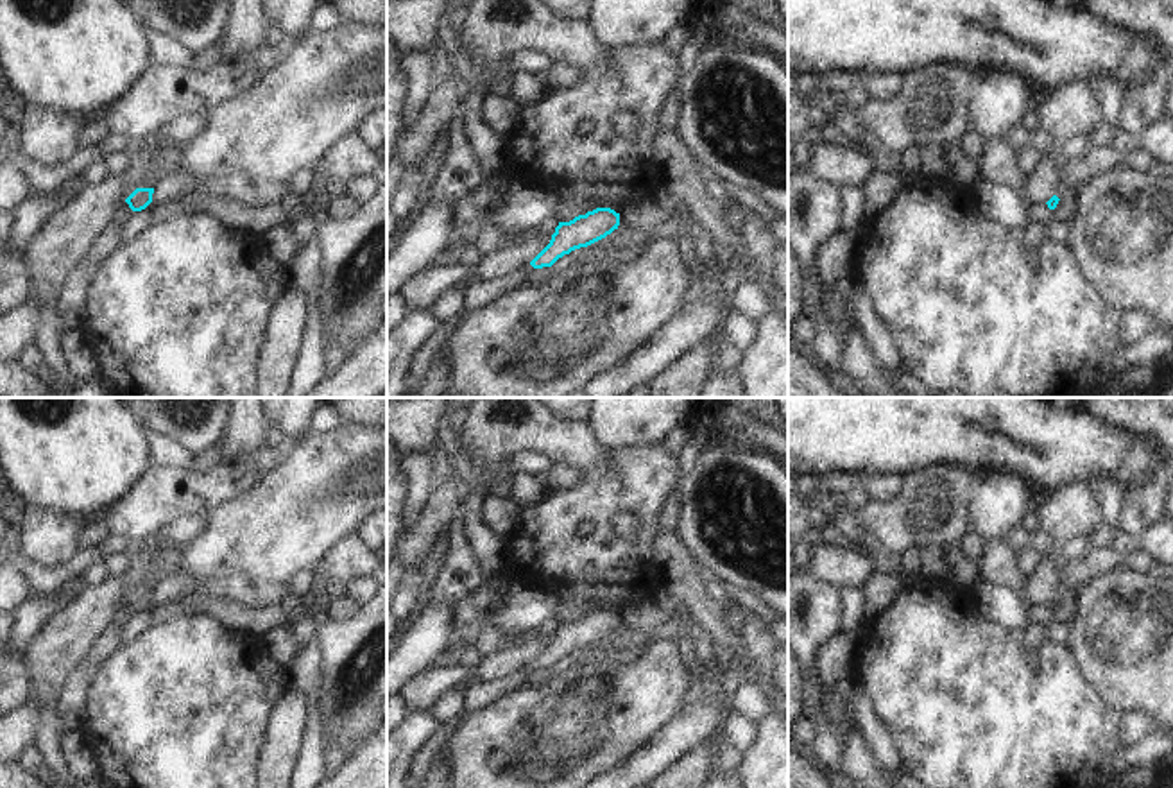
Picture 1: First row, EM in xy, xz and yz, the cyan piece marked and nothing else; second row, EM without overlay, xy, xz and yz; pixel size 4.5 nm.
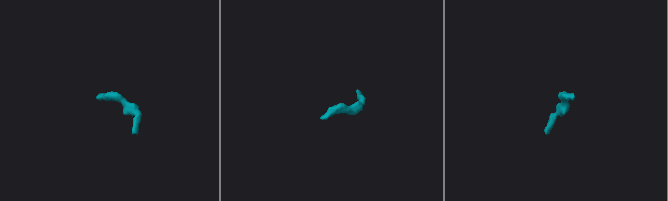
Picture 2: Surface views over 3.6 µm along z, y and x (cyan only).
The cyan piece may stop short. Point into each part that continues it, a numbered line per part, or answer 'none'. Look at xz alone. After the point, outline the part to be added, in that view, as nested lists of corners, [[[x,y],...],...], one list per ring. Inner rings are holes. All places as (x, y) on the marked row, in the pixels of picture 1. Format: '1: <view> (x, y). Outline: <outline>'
1: xz (477, 294). Outline: [[[527,263],[494,279],[469,279],[467,287],[464,288],[464,299],[458,313],[441,322],[437,330],[414,351],[412,358],[408,360],[407,373],[403,376],[407,394],[415,392],[423,385],[432,360],[442,349],[442,344],[451,333],[458,317],[505,296],[518,287],[525,287],[527,276],[532,272],[532,269],[534,267]]]

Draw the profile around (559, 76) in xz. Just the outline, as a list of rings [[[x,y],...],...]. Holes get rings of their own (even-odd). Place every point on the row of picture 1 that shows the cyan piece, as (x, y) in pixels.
[[[552,64],[544,73],[544,79],[548,81],[552,91],[573,88],[575,84],[578,84],[580,77],[582,72],[566,64]]]

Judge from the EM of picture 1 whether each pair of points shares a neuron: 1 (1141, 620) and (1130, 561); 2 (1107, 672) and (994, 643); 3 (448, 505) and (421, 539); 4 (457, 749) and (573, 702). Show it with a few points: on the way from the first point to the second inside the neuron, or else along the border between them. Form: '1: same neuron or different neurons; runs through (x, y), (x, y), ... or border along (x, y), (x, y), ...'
1: different neurons; border along (1152, 572), (1114, 566), (1091, 581)
2: different neurons; border along (1066, 645), (1080, 674), (1104, 699)
3: same neuron; runs through (439, 514), (427, 531)
4: same neuron; runs through (486, 749), (491, 745), (527, 745), (545, 731)

